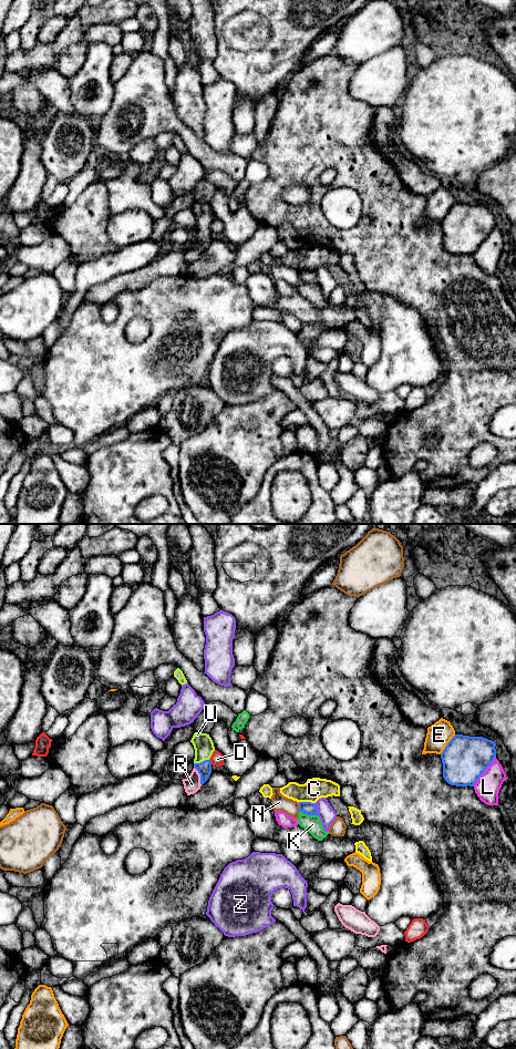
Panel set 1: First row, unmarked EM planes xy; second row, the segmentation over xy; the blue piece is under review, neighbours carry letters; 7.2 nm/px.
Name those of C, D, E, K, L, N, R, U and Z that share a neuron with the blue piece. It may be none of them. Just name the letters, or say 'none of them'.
U

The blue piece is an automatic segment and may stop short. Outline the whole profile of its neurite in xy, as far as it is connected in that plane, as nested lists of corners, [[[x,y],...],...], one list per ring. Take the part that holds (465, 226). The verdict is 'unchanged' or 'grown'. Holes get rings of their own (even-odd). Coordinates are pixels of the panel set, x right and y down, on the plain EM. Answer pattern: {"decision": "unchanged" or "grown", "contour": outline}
{"decision": "unchanged", "contour": [[[455,203],[441,222],[443,246],[451,254],[474,255],[495,226],[494,209]]]}

